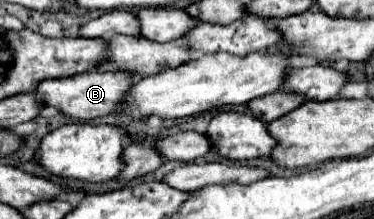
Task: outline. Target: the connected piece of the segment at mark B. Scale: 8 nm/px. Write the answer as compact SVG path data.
M85 71L65 79L45 79L41 81L41 85L37 85L35 95L45 107L57 107L67 117L89 121L95 117L109 115L113 109L117 109L117 105L121 105L121 99L131 85L133 85L133 75L129 73Z

